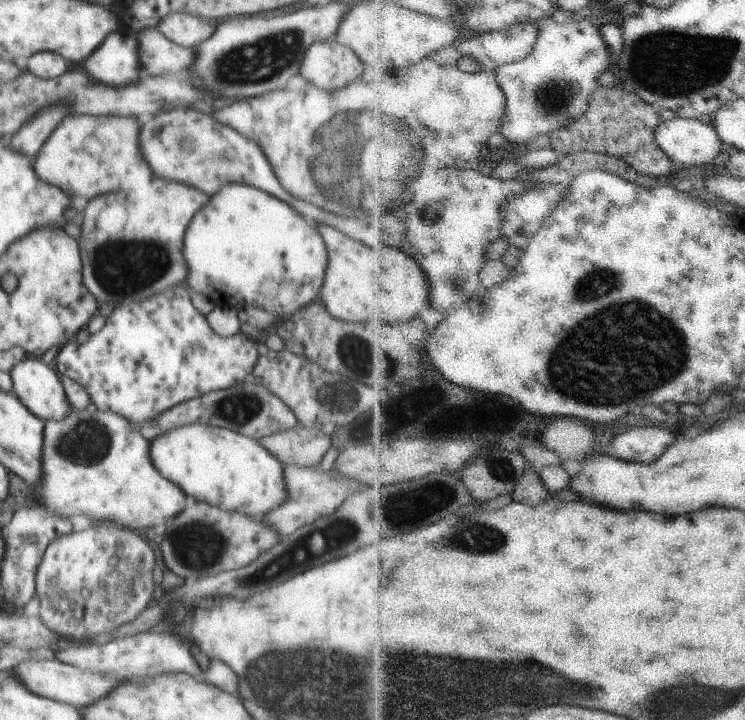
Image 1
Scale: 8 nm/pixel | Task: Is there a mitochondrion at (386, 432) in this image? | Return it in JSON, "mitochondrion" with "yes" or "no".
{"mitochondrion":"no"}

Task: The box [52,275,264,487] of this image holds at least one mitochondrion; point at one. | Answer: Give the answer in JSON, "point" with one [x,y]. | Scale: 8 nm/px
{"point":[89,442]}

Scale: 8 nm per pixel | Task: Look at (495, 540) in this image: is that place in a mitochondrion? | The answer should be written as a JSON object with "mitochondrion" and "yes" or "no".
{"mitochondrion":"yes"}

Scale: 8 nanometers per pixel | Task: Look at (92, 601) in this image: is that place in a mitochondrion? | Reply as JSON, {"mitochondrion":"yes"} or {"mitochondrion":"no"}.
{"mitochondrion":"yes"}

